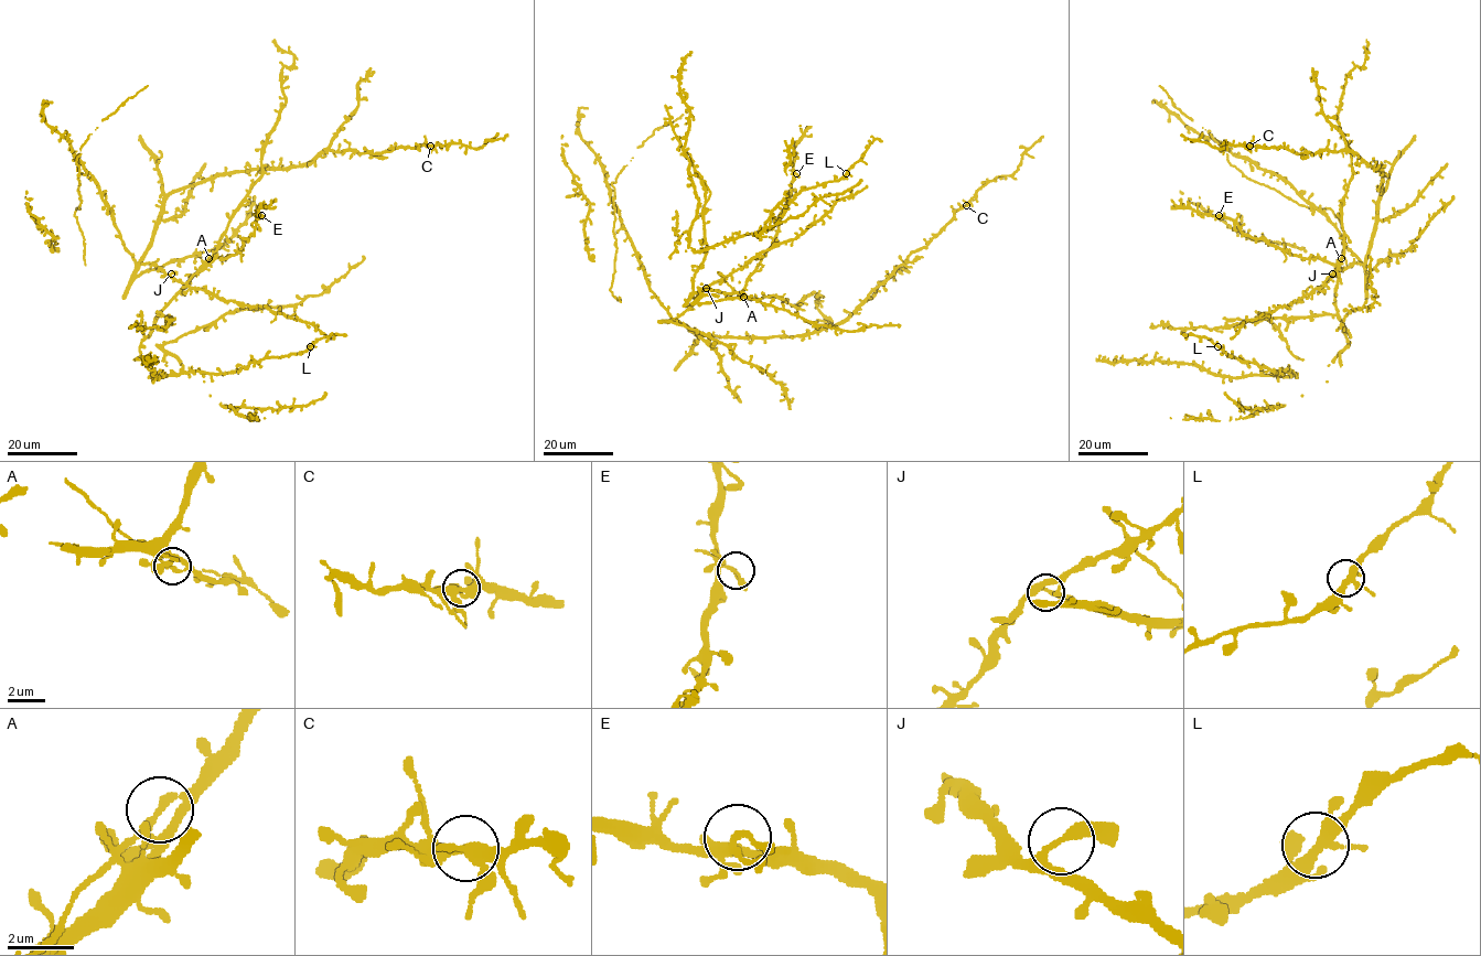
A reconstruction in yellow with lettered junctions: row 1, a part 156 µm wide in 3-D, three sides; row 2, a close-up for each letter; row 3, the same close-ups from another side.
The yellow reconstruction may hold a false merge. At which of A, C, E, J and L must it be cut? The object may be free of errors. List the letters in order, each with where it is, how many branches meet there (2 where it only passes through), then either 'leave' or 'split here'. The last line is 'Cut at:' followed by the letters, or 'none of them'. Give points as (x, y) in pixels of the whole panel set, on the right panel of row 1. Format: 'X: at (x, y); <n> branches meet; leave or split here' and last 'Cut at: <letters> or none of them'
A: at (1341, 258); 4 branches meet; split here
C: at (1249, 146); 4 branches meet; leave
E: at (1219, 215); 4 branches meet; leave
J: at (1332, 274); 3 branches meet; leave
L: at (1217, 346); 4 branches meet; leave
Cut at: A

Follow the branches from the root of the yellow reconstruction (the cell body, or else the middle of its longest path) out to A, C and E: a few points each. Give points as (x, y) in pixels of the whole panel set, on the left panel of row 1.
A: (183, 283), (207, 258)
C: (183, 283), (140, 262), (172, 193), (219, 175), (308, 165), (328, 150), (431, 146)
E: (183, 283), (203, 264), (233, 255), (254, 232), (255, 219), (261, 215)

